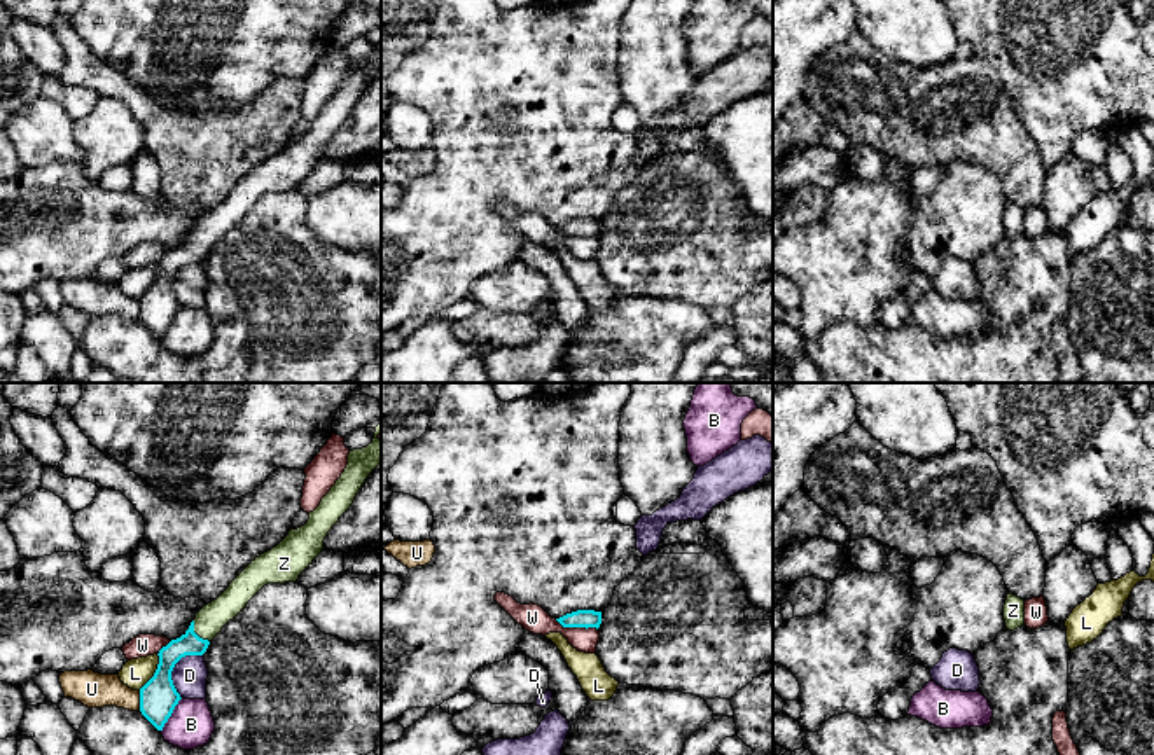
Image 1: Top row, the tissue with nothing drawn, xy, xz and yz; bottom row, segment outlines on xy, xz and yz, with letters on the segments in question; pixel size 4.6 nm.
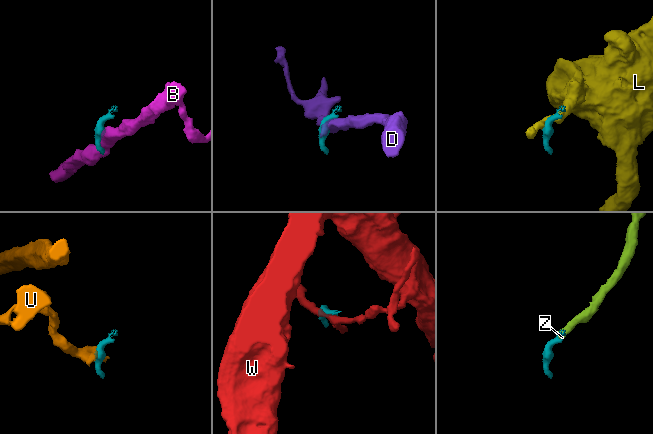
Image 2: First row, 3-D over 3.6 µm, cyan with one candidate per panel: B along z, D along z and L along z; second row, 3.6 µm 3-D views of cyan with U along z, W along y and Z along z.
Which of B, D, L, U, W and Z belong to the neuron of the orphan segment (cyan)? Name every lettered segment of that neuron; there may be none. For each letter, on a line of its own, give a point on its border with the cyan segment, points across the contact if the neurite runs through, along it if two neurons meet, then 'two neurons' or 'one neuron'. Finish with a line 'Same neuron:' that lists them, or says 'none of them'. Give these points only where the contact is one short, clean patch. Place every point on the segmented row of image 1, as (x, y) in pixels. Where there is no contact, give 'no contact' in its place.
B: meets cyan in xy at (170, 715); border along xy (182, 698), (161, 731); two neurons
D: meets cyan in xy at (173, 666); border along xy (201, 654), (186, 654), (172, 671), (172, 684), (180, 698); two neurons
L: meets cyan in xy at (156, 671); border along xy (158, 654), (156, 671), (139, 689); two neurons
U: meets cyan in xy at (140, 699); border along xy (139, 691), (140, 708); two neurons
W: meets cyan in xz at (576, 626); border along xz (555, 619), (563, 626), (597, 630); two neurons
Z: meets cyan in xy at (194, 633); runs through xy (189, 644), (194, 633), (212, 617); one neuron
Same neuron: Z

